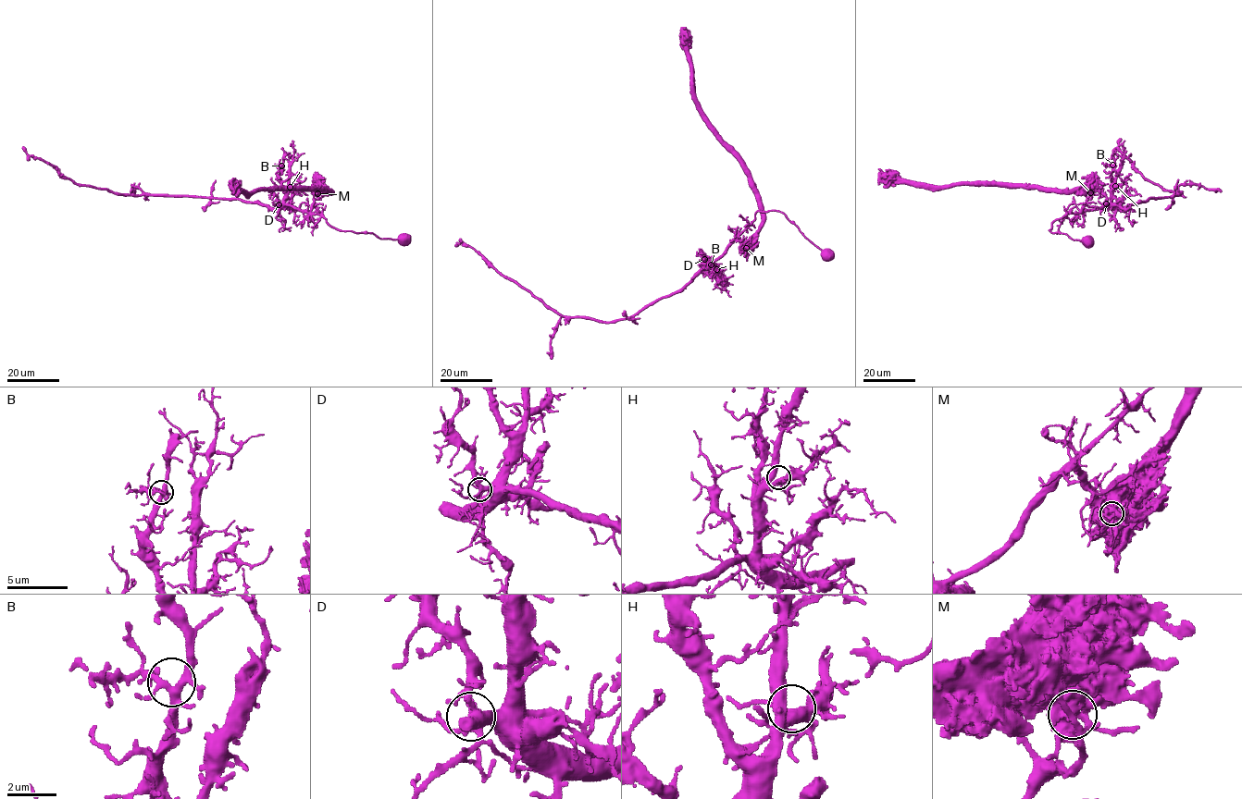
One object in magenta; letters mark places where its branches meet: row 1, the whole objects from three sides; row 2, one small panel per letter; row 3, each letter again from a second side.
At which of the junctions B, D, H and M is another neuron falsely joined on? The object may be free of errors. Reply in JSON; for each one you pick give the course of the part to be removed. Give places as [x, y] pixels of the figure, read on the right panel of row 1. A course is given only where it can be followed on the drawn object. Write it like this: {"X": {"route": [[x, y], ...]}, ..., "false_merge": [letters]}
{"M": {"route": [[1090, 192], [1082, 210], [1105, 204], [1126, 207], [1148, 198], [1179, 194], [1138, 172], [1117, 147], [1121, 138]]}, "false_merge": ["M"]}

